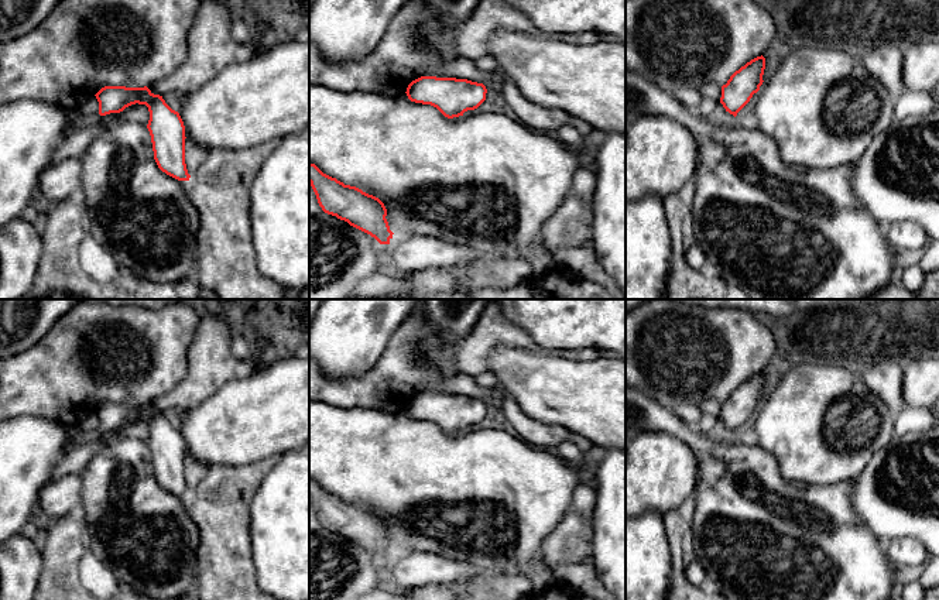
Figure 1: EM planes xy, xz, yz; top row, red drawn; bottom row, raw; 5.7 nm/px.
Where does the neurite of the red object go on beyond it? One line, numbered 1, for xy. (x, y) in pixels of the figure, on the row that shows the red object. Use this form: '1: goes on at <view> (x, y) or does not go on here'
1: does not go on here

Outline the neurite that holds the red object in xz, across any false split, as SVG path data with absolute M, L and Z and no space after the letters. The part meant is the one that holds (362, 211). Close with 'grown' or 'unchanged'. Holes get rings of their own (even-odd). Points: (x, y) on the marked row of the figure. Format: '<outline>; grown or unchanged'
M309 164L309 184L325 213L370 234L380 244L390 244L394 233L385 219L387 209L378 198L345 185L323 174L315 164Z; unchanged

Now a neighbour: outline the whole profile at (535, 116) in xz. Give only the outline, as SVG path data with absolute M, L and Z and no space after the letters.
M457 58L448 64L443 72L449 78L467 79L477 83L486 83L489 79L497 80L501 88L507 104L515 113L515 117L525 126L538 130L558 130L562 126L570 124L570 116L559 109L549 109L528 100L515 83L503 73L493 71L486 72L474 66L473 61Z

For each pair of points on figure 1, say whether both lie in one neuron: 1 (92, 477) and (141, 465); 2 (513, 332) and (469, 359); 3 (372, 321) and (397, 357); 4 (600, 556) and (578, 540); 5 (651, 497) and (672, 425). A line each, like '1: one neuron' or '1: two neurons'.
1: one neuron
2: one neuron
3: two neurons
4: two neurons
5: two neurons

